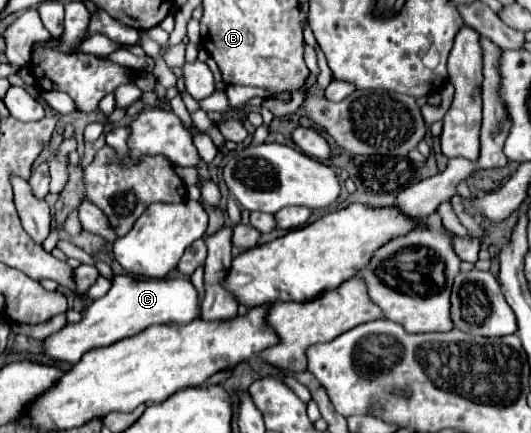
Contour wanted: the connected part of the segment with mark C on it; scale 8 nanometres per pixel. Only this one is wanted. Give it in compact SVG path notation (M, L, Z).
M113 275L109 293L93 301L79 323L67 323L61 331L45 339L43 353L59 363L73 365L85 351L109 347L125 337L137 335L149 325L189 323L199 317L199 293L189 279L139 279L133 275Z

